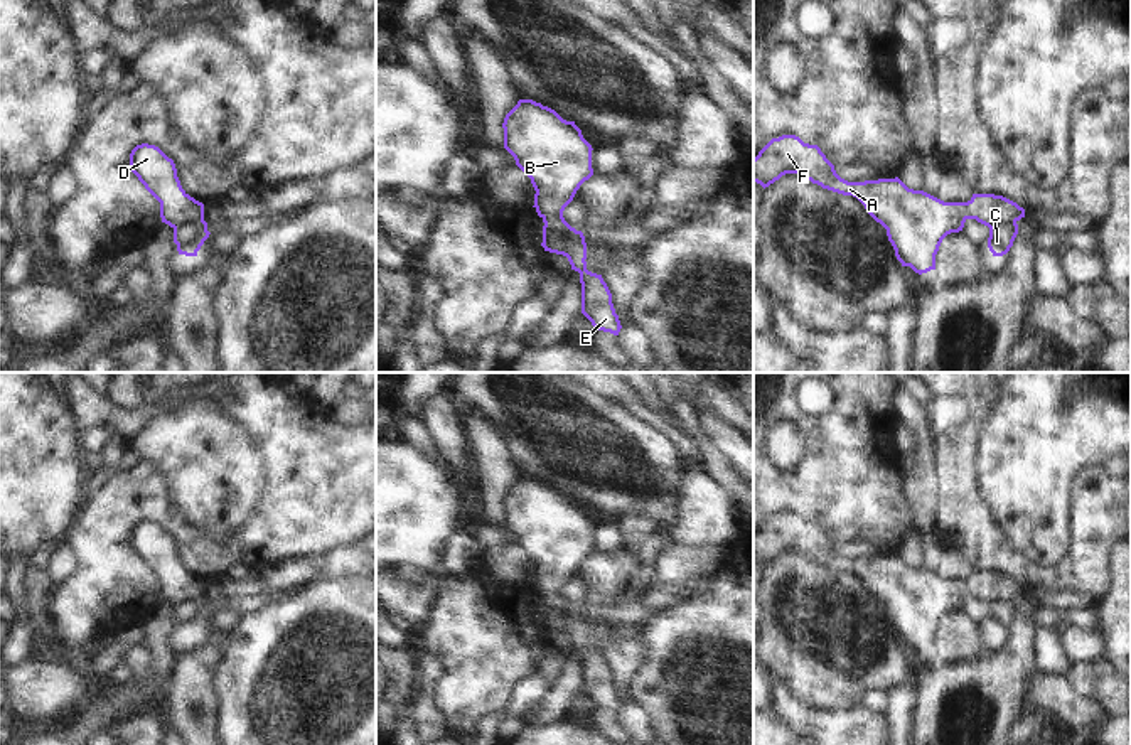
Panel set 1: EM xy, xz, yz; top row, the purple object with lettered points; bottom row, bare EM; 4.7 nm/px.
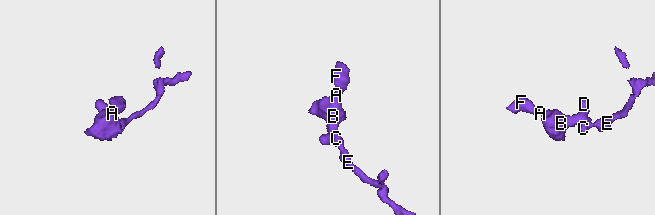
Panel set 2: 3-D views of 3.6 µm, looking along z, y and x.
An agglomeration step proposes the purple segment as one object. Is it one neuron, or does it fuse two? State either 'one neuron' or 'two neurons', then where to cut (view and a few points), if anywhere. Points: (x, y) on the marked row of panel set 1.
two neurons; cut xy (203, 218), (174, 228)

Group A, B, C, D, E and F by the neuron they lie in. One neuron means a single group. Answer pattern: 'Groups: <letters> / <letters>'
Groups: A B D F / C E

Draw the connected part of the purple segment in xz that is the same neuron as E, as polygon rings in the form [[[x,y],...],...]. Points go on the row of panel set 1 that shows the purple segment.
[[[582,231],[566,239],[566,258],[571,270],[580,273],[582,314],[595,329],[619,335],[622,325],[612,303],[612,293],[602,275],[587,270],[587,243]]]

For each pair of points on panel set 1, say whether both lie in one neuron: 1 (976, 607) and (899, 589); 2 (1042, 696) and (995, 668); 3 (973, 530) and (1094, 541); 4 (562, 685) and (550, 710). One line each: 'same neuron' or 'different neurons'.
1: different neurons
2: different neurons
3: same neuron
4: same neuron

